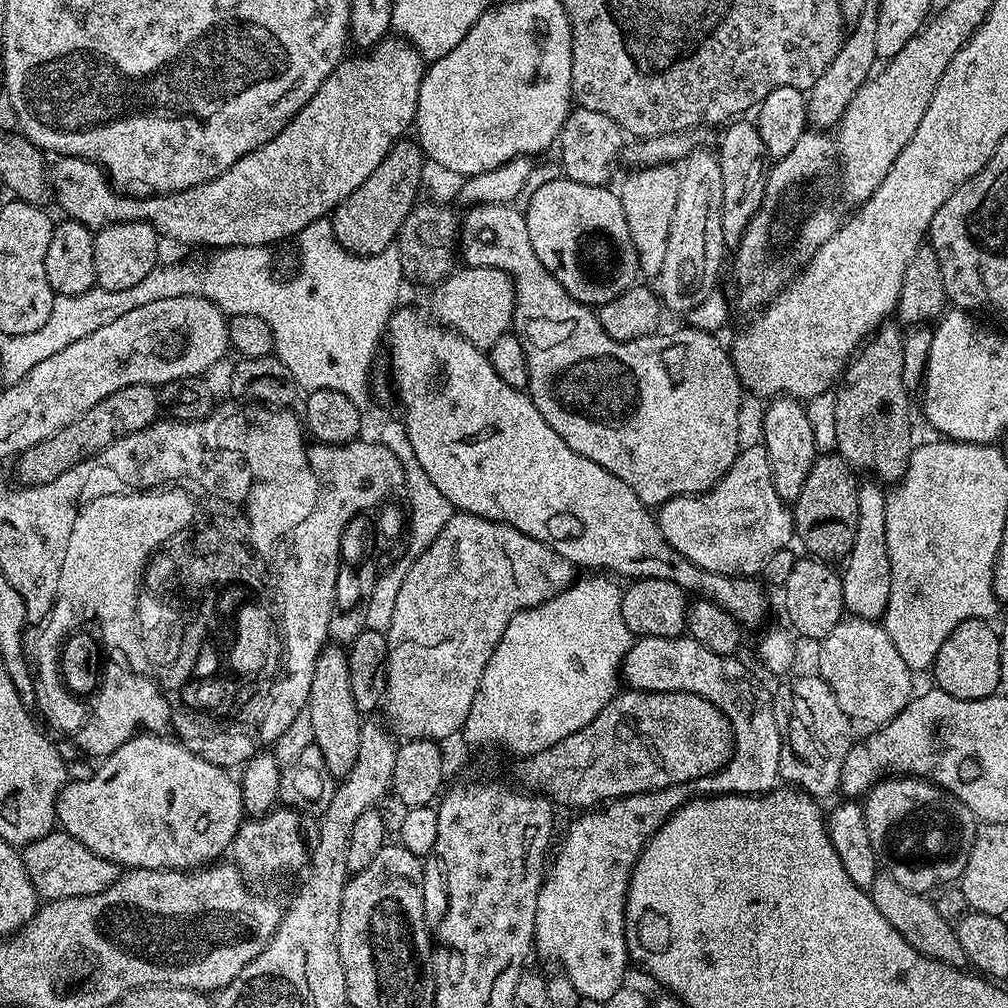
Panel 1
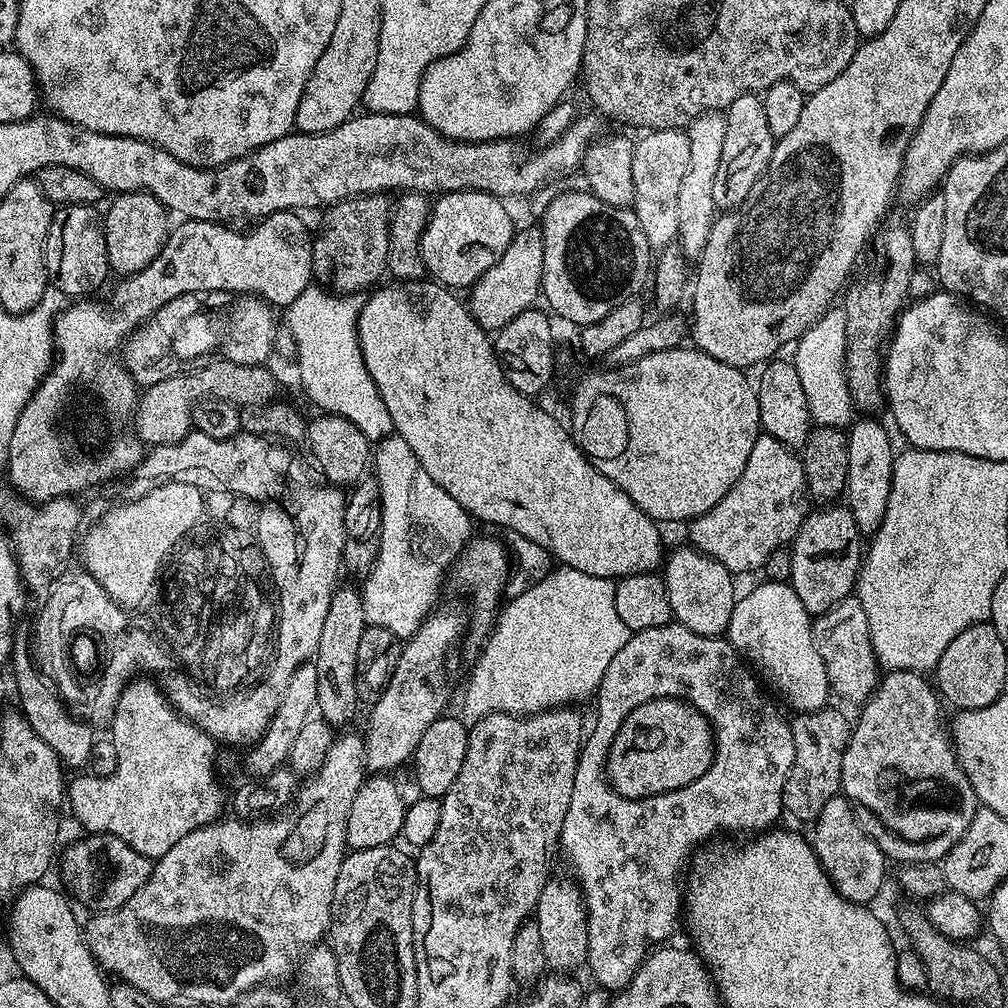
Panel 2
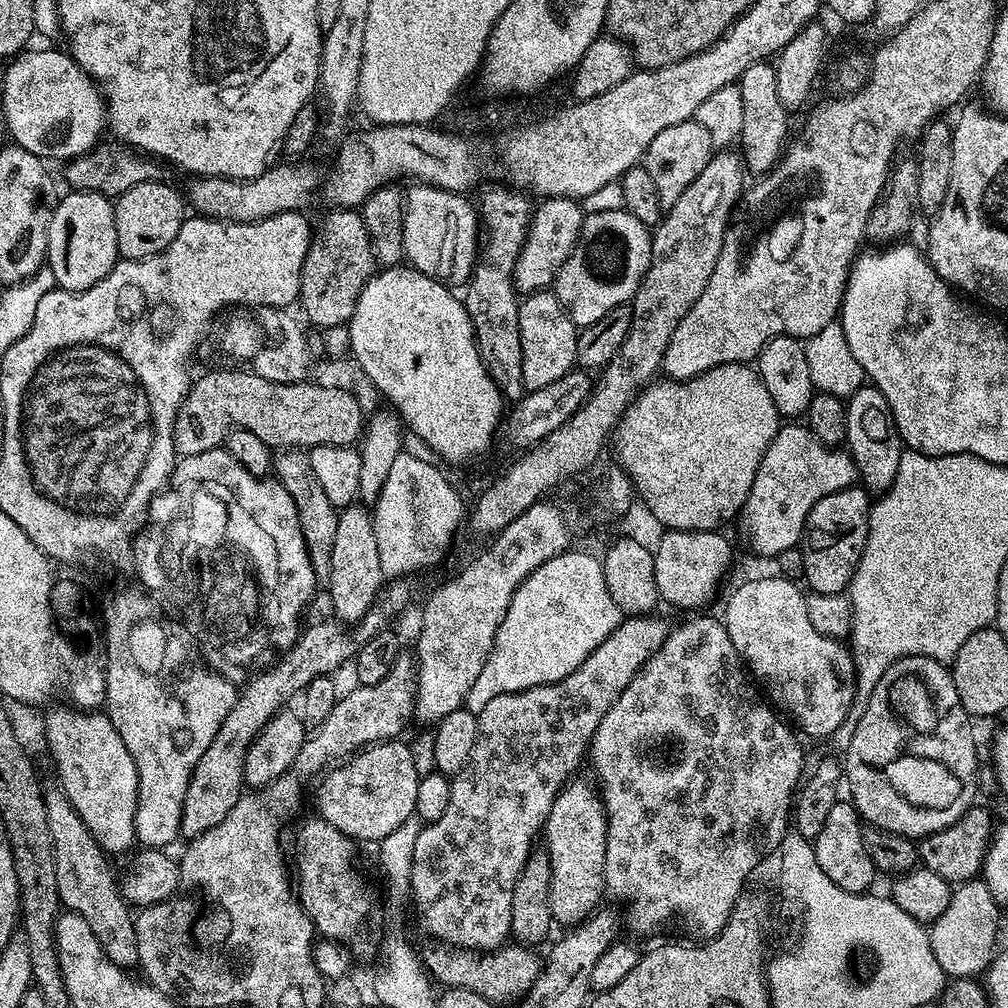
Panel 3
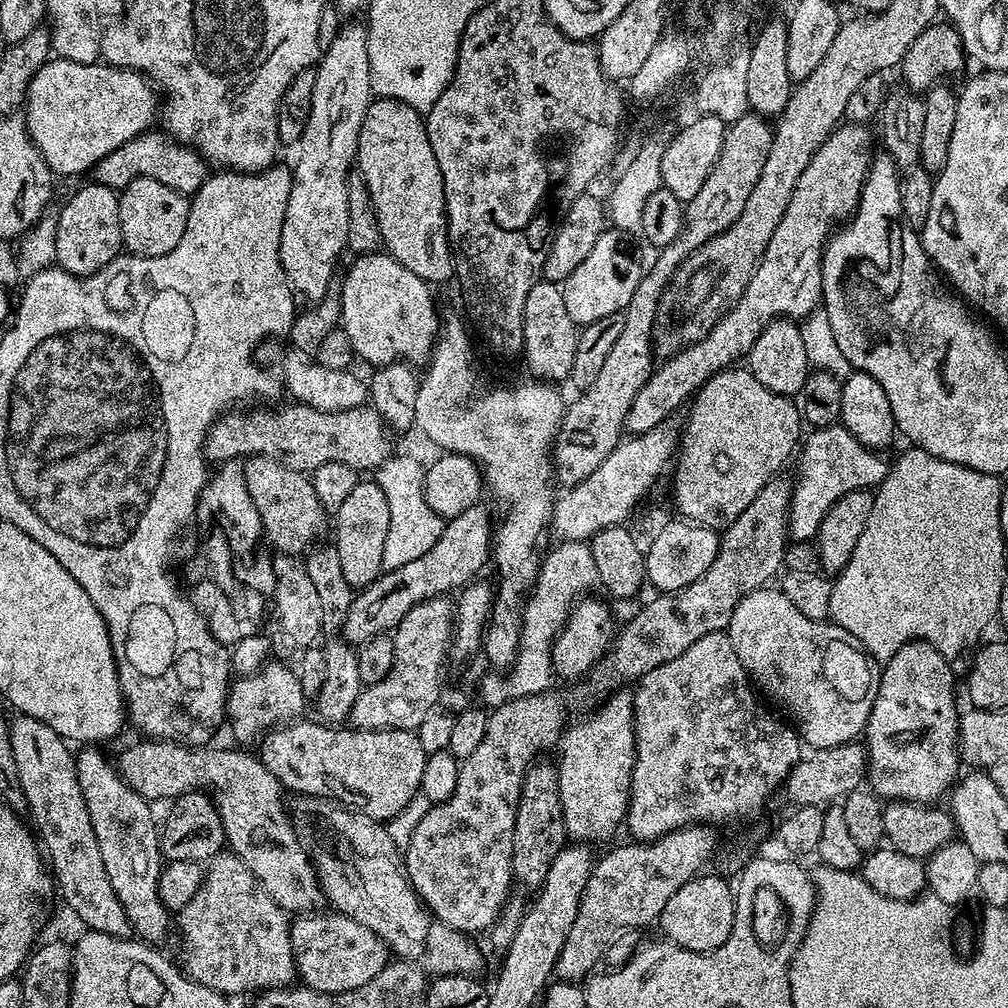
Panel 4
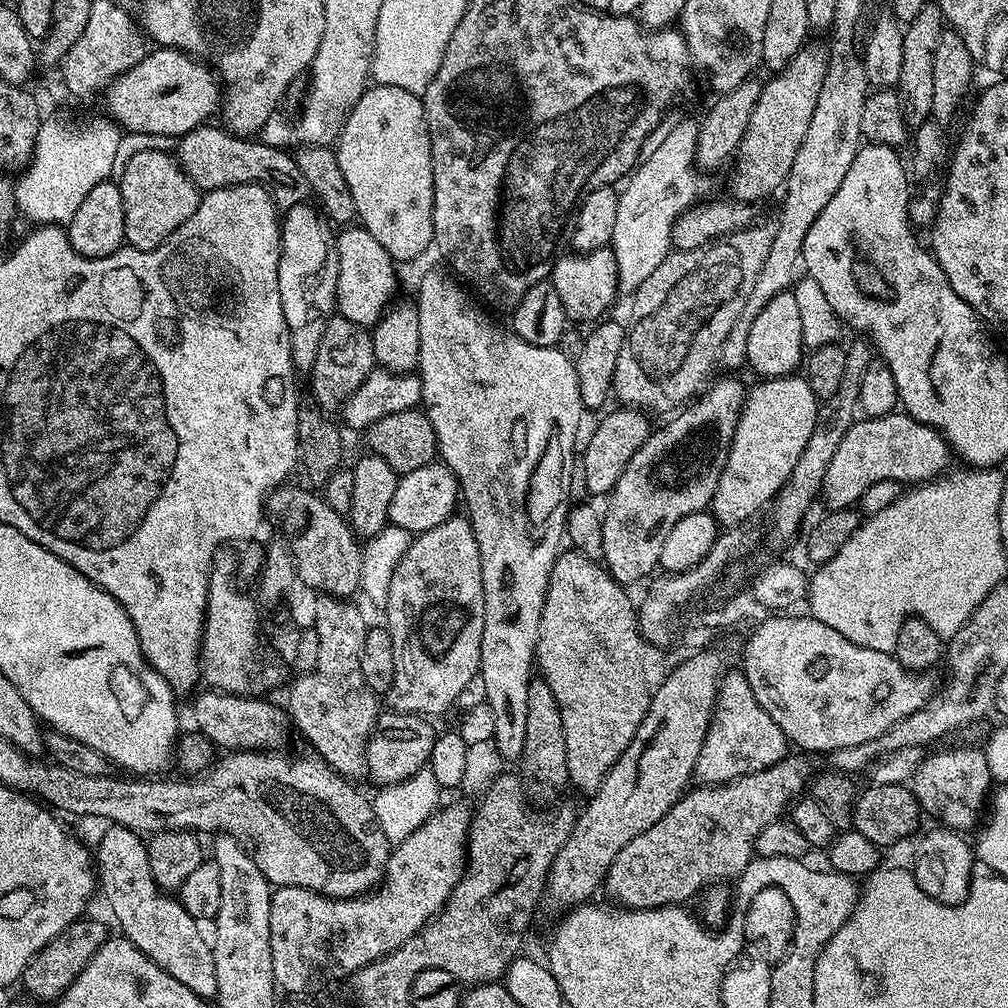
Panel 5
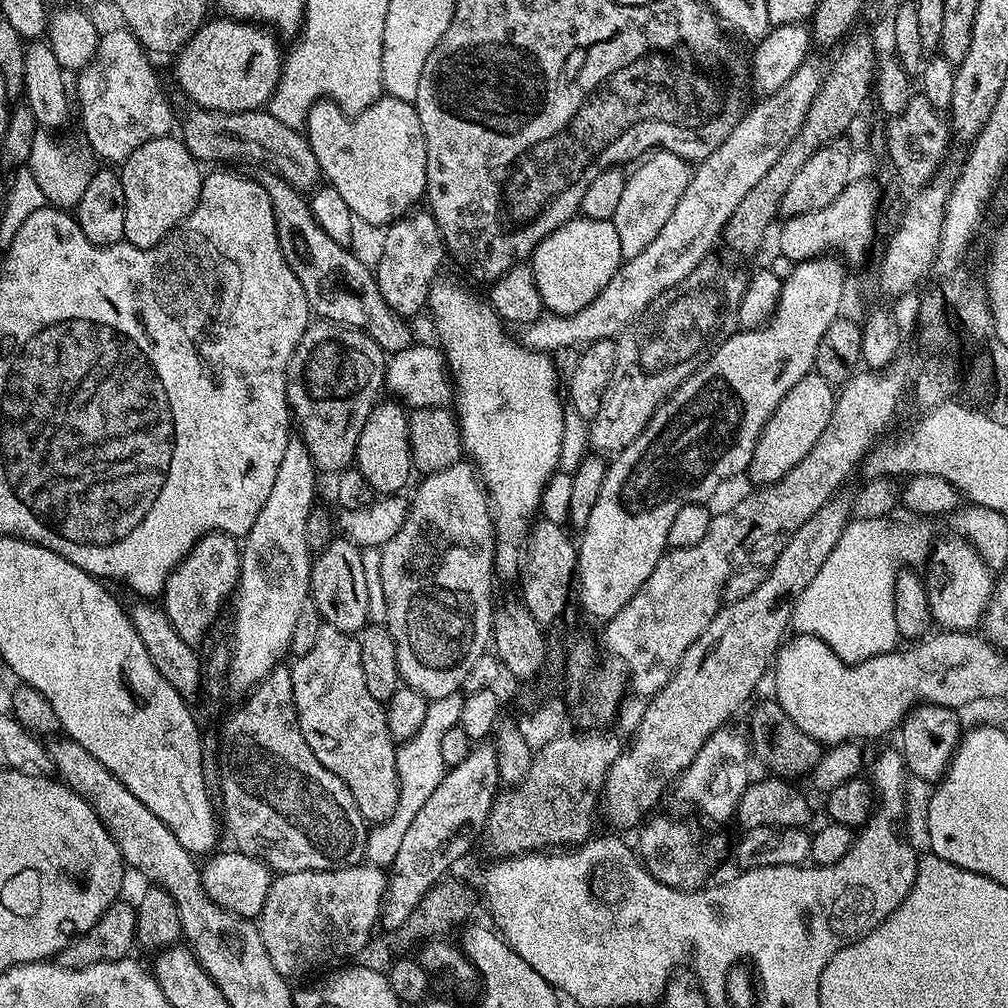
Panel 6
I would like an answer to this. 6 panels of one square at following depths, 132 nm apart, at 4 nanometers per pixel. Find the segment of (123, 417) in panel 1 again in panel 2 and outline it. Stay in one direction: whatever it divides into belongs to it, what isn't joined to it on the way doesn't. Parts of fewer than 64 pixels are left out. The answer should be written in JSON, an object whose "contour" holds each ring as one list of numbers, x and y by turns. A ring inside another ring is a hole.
{"contour":[[217,358,213,364,205,368,196,368,193,372,183,370,176,376,145,387,139,393,136,401,135,435,144,441,145,445,173,444,186,438,193,431,192,411,199,400,209,400,210,397,231,400,237,406,263,406,277,399,276,376,270,367,261,365,239,365,236,362]]}

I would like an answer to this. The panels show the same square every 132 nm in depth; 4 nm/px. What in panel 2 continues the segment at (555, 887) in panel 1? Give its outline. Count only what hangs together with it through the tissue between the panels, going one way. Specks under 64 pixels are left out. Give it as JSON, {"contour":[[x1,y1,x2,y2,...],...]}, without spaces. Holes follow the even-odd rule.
{"contour":[[675,622,666,626,654,626,654,630,642,630,641,632,631,633,626,646,622,646,622,650,618,650,618,654,614,654,614,659,610,661,610,666,606,666,606,674,602,674,600,687,594,693,594,701,596,700,596,721,590,724,580,745,578,762,574,770,574,794,570,794,570,806,566,810,566,818,562,822,558,847,564,851,564,856,568,859,569,866,572,867,573,874,571,873,571,875,574,877,580,893,584,896,584,908,588,912,587,971,592,971,592,976,596,979,595,983,599,987,607,989,609,993,615,994,619,992,620,989,632,981,634,974,640,969,641,964,644,963,644,957,649,955,650,949,653,946,660,946,665,942,671,941,668,939,675,934,676,923,681,923,682,920,682,877,685,875,686,865,693,859,694,853,697,851,695,848,703,840,708,840,711,836,718,835,719,832,759,834,771,829,779,821,776,819,782,816,784,812,784,784,788,781,788,775,794,762,792,726,787,719,784,721,783,714,760,693,760,688,756,685,755,679,757,680,757,677,749,671,740,653,728,643,727,639,718,636,694,634,694,630,686,630,686,626],[669,698,685,700,687,704,695,706,711,722,716,738,716,757,712,760,710,770,706,770,706,774,702,774,702,778,694,778,694,782,690,782,690,786,682,786,678,790,670,790,657,796,647,796,641,800,626,798,612,789,606,775,608,751,614,742,614,734,618,734,622,722,626,722,626,718,634,710,638,710,638,706,642,706,651,700,666,700]]}

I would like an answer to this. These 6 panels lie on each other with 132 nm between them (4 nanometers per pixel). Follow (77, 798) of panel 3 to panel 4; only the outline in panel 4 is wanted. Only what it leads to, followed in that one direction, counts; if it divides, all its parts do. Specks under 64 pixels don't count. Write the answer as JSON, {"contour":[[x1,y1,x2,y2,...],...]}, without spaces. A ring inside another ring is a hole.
{"contour":[[84,746,81,752,75,753,76,757,76,773,78,774,78,786,82,790,82,798,86,802,86,810,90,810,90,822,94,822,94,838,98,838,98,851,102,854,102,862,106,865,106,875,110,878,110,886,114,886,114,894,118,894,118,902,122,902,122,910,126,910,126,918,132,924,132,932,139,939,145,942,157,942,167,934,168,928,170,932,170,913,164,907,162,898,158,894,158,882,160,881,160,869,162,867,162,853,160,851,160,837,158,835,158,824,152,821,153,805,145,800,143,796,139,796,129,784,125,784,119,772,116,771,116,765,111,759,107,760,102,753,99,752,99,747]]}

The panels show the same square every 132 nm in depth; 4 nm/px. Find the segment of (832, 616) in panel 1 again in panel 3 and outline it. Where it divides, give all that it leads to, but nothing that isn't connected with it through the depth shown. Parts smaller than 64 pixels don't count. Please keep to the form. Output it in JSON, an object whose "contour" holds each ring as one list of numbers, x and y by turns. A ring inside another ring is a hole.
{"contour":[[863,487,843,488,826,498,818,498,806,518,799,550,804,567,803,583,818,594,841,594,852,582,868,537,870,496]]}

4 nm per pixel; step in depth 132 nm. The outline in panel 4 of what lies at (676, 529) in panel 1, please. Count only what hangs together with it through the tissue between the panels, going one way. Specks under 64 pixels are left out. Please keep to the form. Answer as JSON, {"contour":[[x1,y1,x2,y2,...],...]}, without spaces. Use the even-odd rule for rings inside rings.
{"contour":[[839,422,829,428,812,428,809,433,803,437,798,452,800,465,796,468,792,486,788,527,793,541,811,541,822,526,822,518,826,518,830,506,834,506,842,494,863,488,875,489,886,478,890,467,889,461,884,461,877,449,862,446,862,442,858,442,858,438]]}

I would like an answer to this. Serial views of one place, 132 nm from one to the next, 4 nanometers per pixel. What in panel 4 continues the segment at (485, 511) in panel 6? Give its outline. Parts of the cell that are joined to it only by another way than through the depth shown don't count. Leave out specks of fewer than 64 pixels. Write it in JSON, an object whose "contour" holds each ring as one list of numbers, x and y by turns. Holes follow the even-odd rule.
{"contour":[[444,596,423,600,410,609,392,636,394,666,382,682,361,687,352,707,351,727,416,730,430,706,434,706,445,683,444,659,447,661,450,656,453,625,454,604]]}

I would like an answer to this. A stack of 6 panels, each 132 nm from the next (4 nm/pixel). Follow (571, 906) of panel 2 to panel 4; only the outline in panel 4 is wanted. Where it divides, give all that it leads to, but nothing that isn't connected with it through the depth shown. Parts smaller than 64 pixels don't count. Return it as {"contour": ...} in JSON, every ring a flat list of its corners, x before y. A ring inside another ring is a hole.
{"contour":[[617,690,603,701,597,712,584,716,580,721,569,723,558,745,560,760,556,764,558,794,562,802,565,833,573,841,585,846,597,846,625,823,628,814,628,798,632,791,632,766,636,760,636,720,632,709,632,692]]}

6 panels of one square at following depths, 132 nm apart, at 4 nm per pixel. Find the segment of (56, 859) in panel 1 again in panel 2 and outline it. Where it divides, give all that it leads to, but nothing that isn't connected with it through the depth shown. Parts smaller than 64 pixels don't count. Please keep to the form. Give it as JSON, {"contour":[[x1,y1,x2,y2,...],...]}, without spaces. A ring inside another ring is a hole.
{"contour":[[88,834,85,837,85,840,74,841,65,850,64,857,63,852,59,857,58,868,60,864,60,876,65,884,63,887,77,901,80,899,86,907,93,908,93,913,118,910,129,898,134,898,134,894,138,894,138,890,150,878,153,861,138,854,138,850,117,836]]}

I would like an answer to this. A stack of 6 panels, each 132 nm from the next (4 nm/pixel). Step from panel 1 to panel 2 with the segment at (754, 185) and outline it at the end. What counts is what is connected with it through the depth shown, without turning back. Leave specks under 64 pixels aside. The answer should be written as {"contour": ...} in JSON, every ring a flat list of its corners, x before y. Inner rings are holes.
{"contour":[[756,94,734,98,726,110,724,125,726,138,722,138,722,162,718,162,718,174,714,177,714,202,717,209,731,210,747,198,750,190,754,190,754,182,758,182,770,162,776,140,766,122,763,99]]}

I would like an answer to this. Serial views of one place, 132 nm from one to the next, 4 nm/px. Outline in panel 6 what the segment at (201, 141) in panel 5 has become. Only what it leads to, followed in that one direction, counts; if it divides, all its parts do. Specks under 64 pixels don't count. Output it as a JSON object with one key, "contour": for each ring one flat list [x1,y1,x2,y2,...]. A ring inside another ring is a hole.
{"contour":[[261,167,257,172,260,173,255,173,254,178,263,186,266,194,270,194,272,206,276,210,276,233,280,239,284,257,287,258,288,265,294,270,298,282,302,282,302,294,306,294,309,309,315,315,317,312,320,315,317,317,321,321,329,324,343,324,345,328,360,329,370,338,374,338,374,342,378,342,378,346,386,354,409,348,414,343,412,328,408,325,411,323,405,317,397,314,388,305,386,298,382,298,382,290,378,290,378,282,373,269,369,265,367,268,351,252,353,250,351,247,334,242,334,238,330,238,330,234,326,234,326,230,322,230,322,226,314,218,311,203,306,199,305,193,301,189,294,187,288,180,284,180,279,172,273,172,270,168]]}

